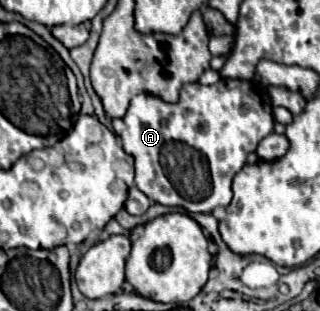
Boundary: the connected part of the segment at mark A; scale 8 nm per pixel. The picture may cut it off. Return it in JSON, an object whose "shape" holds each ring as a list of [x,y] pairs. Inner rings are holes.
{"shape":[[[219,80],[213,86],[185,84],[179,102],[167,104],[157,96],[137,94],[123,118],[125,130],[121,134],[123,148],[135,158],[135,184],[155,204],[179,208],[187,214],[209,214],[217,206],[227,206],[233,192],[229,188],[233,176],[245,166],[247,156],[255,152],[257,144],[273,132],[275,120],[271,112],[267,88],[253,80]]]}

